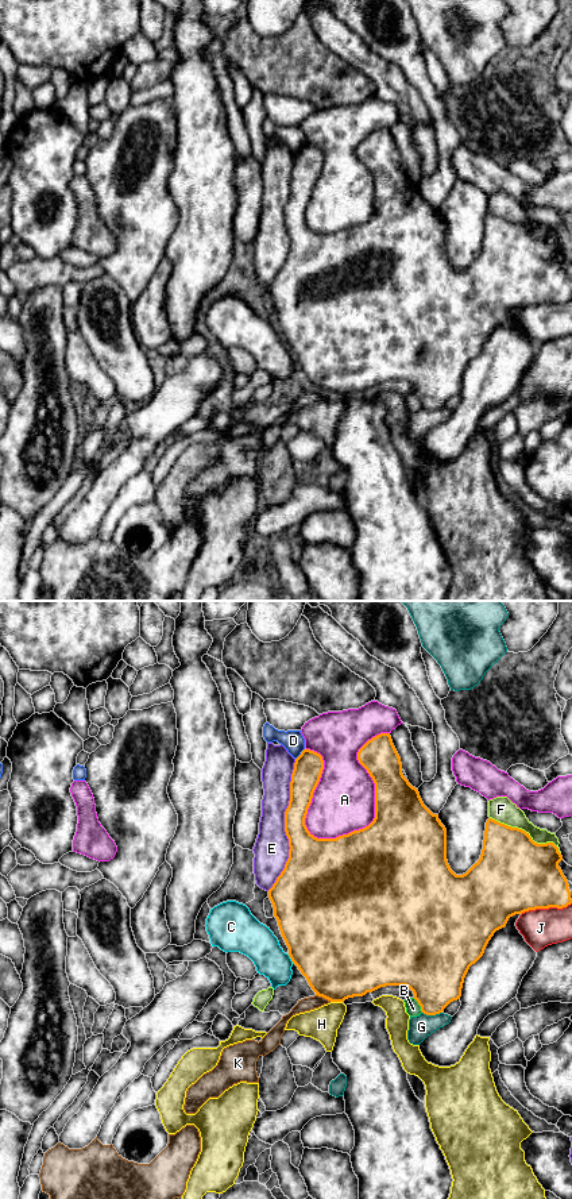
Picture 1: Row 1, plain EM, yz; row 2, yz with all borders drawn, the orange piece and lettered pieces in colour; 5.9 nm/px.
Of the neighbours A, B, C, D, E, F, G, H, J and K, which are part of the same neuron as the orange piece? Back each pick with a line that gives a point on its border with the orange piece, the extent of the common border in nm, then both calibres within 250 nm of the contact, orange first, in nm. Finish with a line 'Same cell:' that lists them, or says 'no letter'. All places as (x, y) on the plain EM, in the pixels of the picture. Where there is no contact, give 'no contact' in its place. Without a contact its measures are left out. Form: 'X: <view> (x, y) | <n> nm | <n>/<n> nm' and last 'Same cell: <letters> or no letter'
Same cell: no letter

